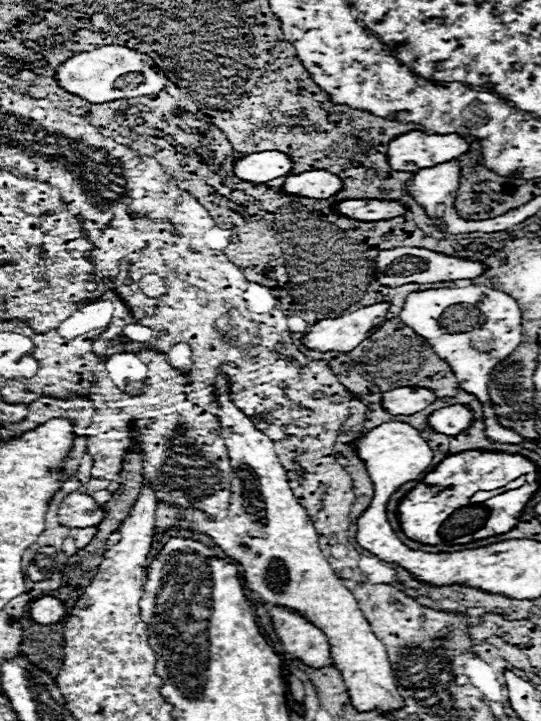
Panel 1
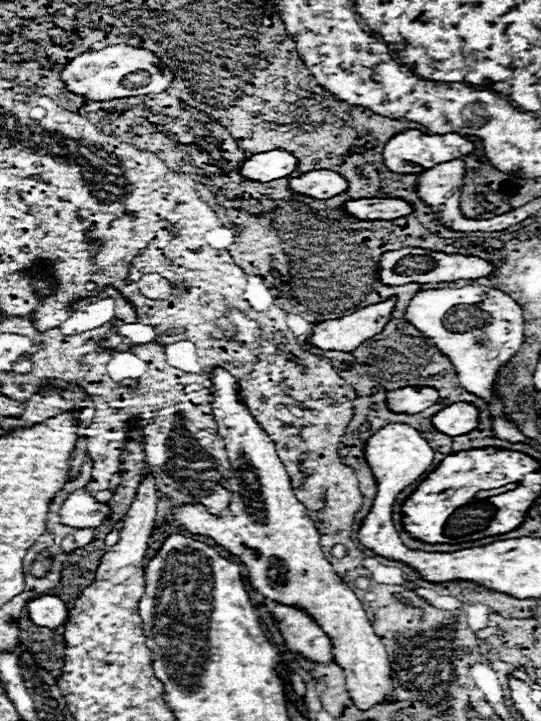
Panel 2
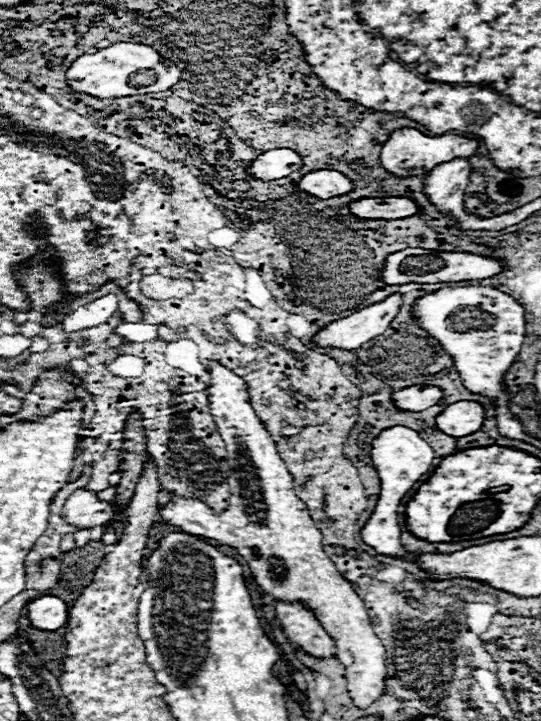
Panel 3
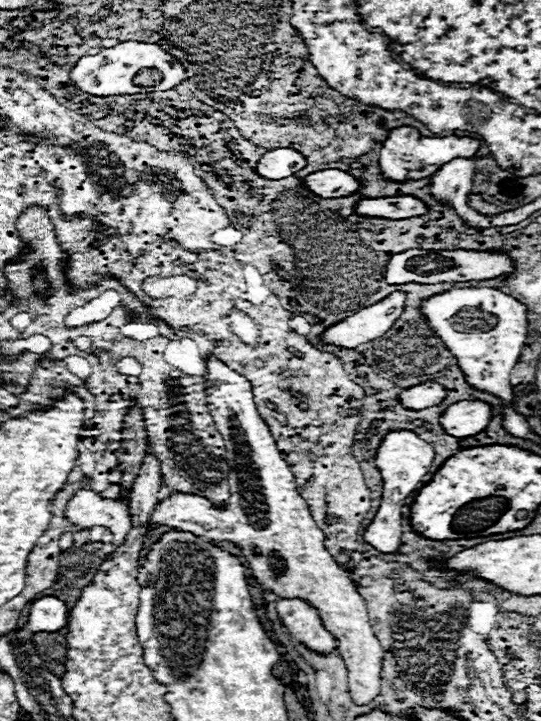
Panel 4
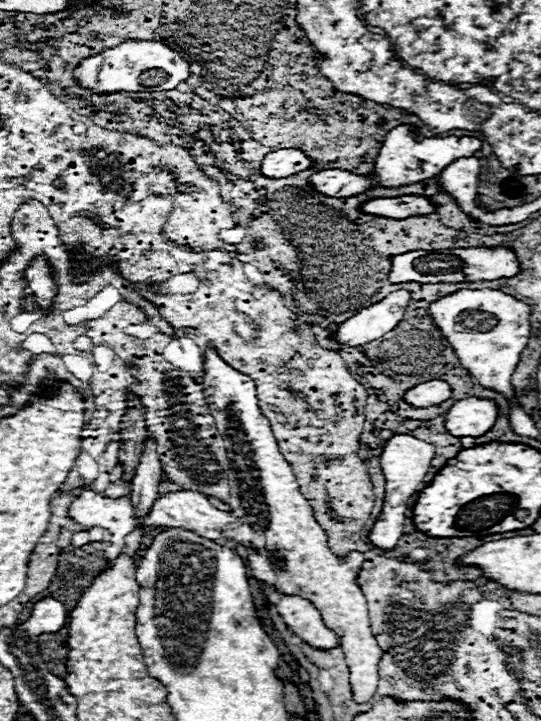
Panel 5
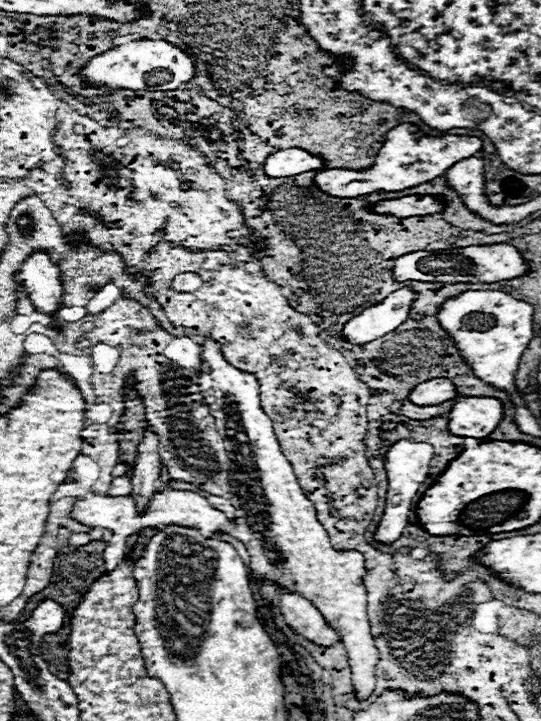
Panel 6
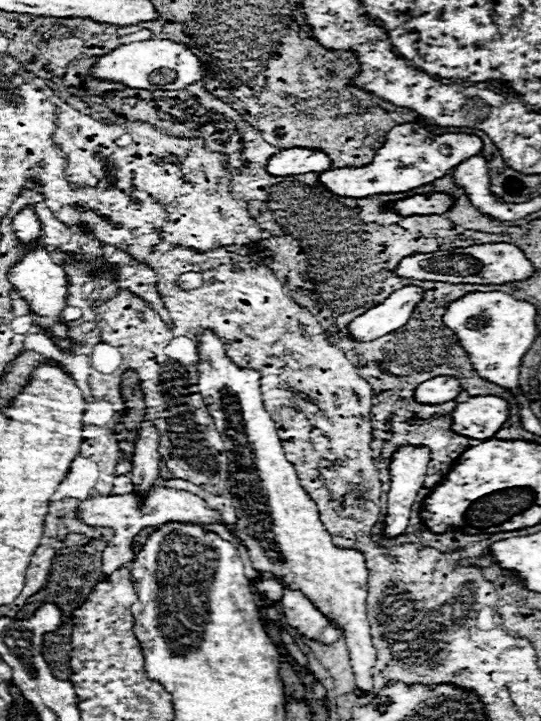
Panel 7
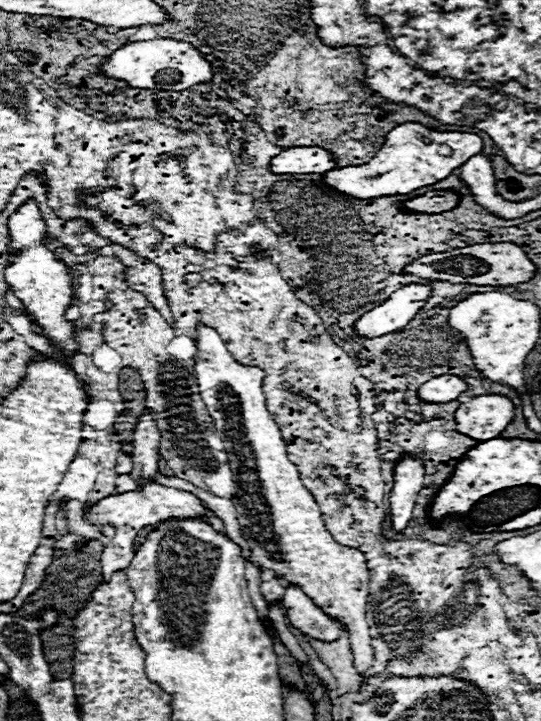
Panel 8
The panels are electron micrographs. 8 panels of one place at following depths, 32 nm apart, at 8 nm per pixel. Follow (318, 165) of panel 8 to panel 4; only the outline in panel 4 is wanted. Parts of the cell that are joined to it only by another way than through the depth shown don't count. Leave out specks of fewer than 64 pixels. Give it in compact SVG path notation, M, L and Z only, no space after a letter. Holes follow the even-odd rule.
M274 148L268 150L260 160L256 162L256 174L266 180L280 180L286 176L296 174L306 166L306 160L300 158L300 152L290 148Z

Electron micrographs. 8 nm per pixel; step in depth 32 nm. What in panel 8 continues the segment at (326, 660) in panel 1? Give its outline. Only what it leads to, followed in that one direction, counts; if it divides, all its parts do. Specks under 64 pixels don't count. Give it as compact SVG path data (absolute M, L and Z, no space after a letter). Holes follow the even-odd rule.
M286 588L286 594L280 604L288 622L302 634L322 642L334 642L340 638L340 622L326 616L304 592L300 592L300 588Z

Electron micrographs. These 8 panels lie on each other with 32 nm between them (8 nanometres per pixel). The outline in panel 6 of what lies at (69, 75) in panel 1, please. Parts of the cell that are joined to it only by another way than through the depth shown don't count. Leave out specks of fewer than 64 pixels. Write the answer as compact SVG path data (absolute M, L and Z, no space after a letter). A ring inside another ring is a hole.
M134 40L128 44L120 44L116 48L110 48L86 62L86 66L80 70L80 76L86 84L98 84L108 88L124 88L124 90L176 90L180 84L188 82L194 76L194 60L182 52L180 48L168 44L166 40ZM152 70L168 70L172 74L170 82L148 86L144 82L144 74Z

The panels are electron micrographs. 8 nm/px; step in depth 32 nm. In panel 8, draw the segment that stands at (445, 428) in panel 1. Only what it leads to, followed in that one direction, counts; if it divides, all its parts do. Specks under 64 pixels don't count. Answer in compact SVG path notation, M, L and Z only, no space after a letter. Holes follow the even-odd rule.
M472 396L454 412L456 430L474 440L492 440L514 416L514 404L506 396Z

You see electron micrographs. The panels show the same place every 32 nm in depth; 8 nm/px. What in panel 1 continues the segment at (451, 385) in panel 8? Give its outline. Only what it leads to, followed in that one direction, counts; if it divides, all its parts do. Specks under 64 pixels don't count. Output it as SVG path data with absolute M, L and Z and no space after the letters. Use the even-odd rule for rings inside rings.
M394 388L382 394L382 408L394 416L408 416L424 410L434 400L436 396L426 388Z

